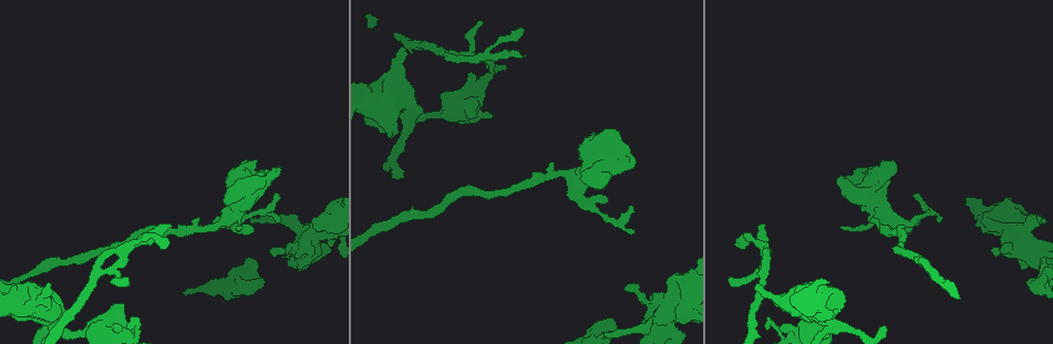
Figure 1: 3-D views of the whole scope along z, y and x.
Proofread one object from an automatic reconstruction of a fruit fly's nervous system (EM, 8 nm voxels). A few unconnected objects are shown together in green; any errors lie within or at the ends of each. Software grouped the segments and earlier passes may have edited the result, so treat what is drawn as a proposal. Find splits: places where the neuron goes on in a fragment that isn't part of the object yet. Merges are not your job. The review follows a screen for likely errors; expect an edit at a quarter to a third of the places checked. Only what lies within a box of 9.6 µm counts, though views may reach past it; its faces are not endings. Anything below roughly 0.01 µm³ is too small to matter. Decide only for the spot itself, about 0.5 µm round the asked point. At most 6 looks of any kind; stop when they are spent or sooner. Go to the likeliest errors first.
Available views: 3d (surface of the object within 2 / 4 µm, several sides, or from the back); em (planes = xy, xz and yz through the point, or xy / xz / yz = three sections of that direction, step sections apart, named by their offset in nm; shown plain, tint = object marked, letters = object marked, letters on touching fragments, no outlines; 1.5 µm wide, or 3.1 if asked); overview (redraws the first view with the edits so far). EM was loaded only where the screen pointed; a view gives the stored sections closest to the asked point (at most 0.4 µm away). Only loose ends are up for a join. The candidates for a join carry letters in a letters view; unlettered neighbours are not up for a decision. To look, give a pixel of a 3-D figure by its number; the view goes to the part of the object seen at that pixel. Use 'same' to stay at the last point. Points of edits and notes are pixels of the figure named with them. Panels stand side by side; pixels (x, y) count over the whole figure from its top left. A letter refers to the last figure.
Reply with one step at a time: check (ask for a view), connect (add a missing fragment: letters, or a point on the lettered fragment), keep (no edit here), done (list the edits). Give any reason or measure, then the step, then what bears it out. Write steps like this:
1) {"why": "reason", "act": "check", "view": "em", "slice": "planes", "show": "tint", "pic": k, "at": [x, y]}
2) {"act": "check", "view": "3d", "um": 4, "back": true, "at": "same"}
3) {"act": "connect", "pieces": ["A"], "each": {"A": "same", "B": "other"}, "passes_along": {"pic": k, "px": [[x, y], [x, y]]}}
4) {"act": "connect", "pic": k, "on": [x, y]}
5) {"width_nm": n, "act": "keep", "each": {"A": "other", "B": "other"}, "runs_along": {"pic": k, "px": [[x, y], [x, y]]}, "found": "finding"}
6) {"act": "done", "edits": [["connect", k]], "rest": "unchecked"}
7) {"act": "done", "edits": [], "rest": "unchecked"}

{"why": "an open end", "act": "check", "view": "em", "slice": "planes", "show": "letters", "pic": 1, "at": [764, 226]}

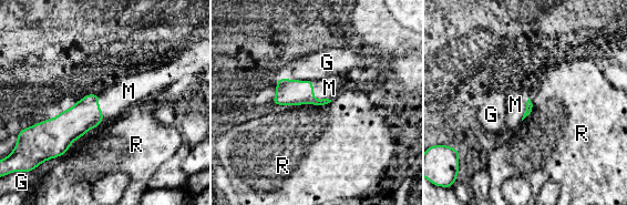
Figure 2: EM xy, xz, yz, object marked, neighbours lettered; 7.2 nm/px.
{"act": "connect", "pieces": ["M"], "each": {"G": "other", "M": "same", "R": "other"}, "passes_along": {"pic": 2, "px": [[289, 92], [314, 96], [329, 88]]}, "found": "the neuron continues"}

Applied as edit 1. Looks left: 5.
{"why": "see it whole again", "act": "check", "view": "overview"}

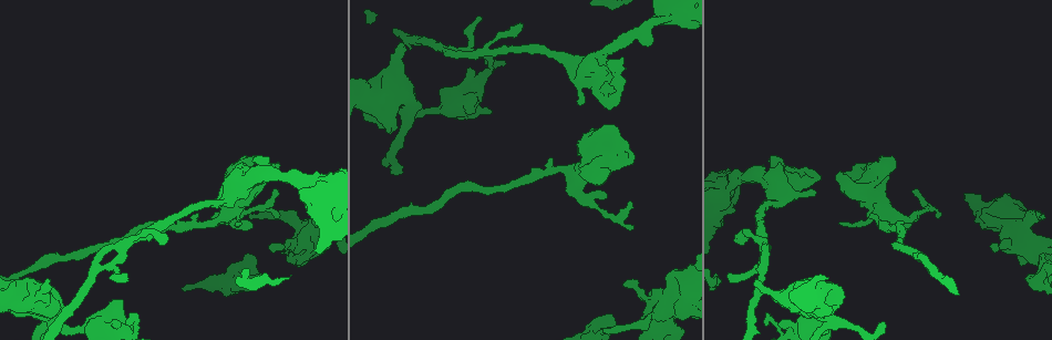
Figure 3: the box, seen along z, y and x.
{"why": "free end", "act": "check", "view": "em", "slice": "planes", "show": "letters", "pic": 3, "at": [479, 16]}

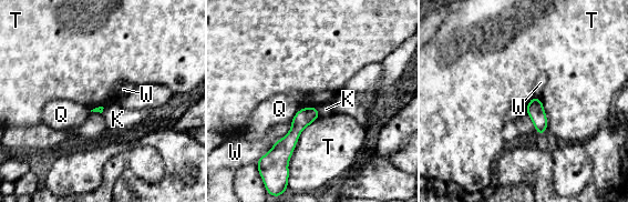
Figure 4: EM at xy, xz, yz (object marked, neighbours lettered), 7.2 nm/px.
{"act": "keep", "each": {"K": "other", "Q": "other", "T": "other", "W": "other"}, "border": {"pic": 4, "px": [[319, 115], [300, 133], [287, 178]]}, "found": "no lettered fragment goes on from it"}

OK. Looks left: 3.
{"why": "an open end", "act": "check", "view": "3d", "um": 4, "pic": 3, "at": [275, 190]}

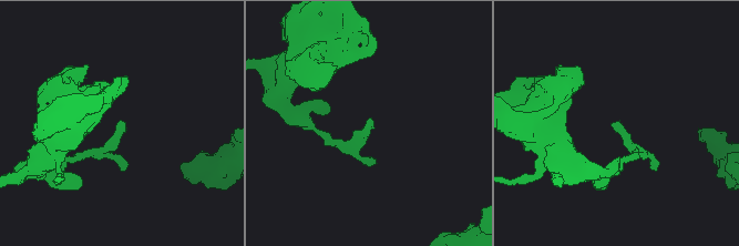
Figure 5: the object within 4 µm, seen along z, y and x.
{"why": "shape alone is not enough", "act": "check", "view": "em", "slice": "planes", "show": "letters", "pic": 5, "at": [125, 126]}

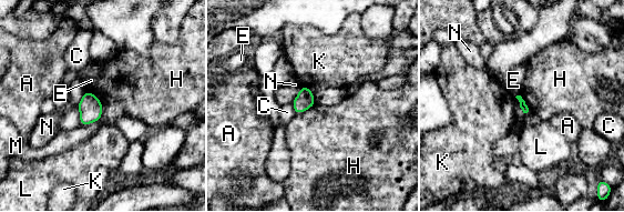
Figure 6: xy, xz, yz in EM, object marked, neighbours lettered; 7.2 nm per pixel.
{"act": "keep", "each": {"A": "other", "C": "other", "E": "other", "H": "other", "K": "other", "L": "other", "M": "other", "N": "other"}, "found": "no lettered fragment goes on from it"}

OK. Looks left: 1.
{"act": "done", "edits": [["connect", 2]], "rest": "unchecked"}

